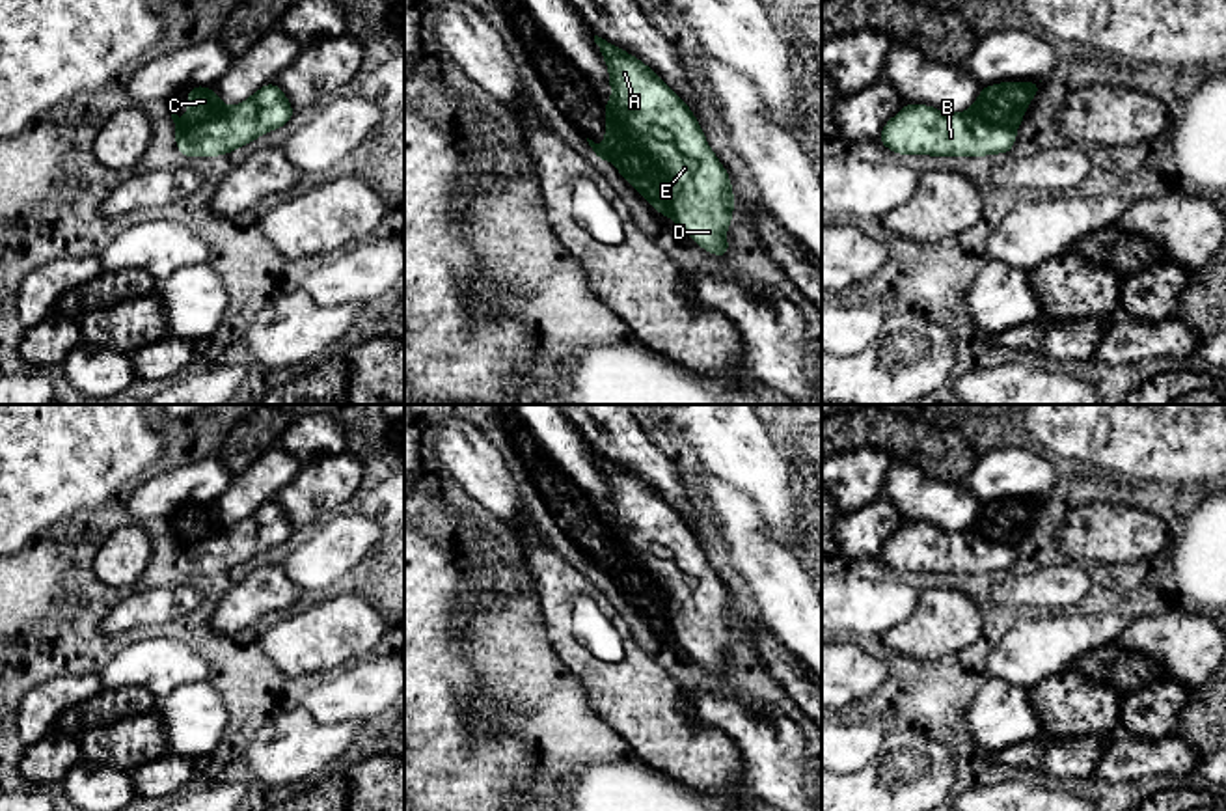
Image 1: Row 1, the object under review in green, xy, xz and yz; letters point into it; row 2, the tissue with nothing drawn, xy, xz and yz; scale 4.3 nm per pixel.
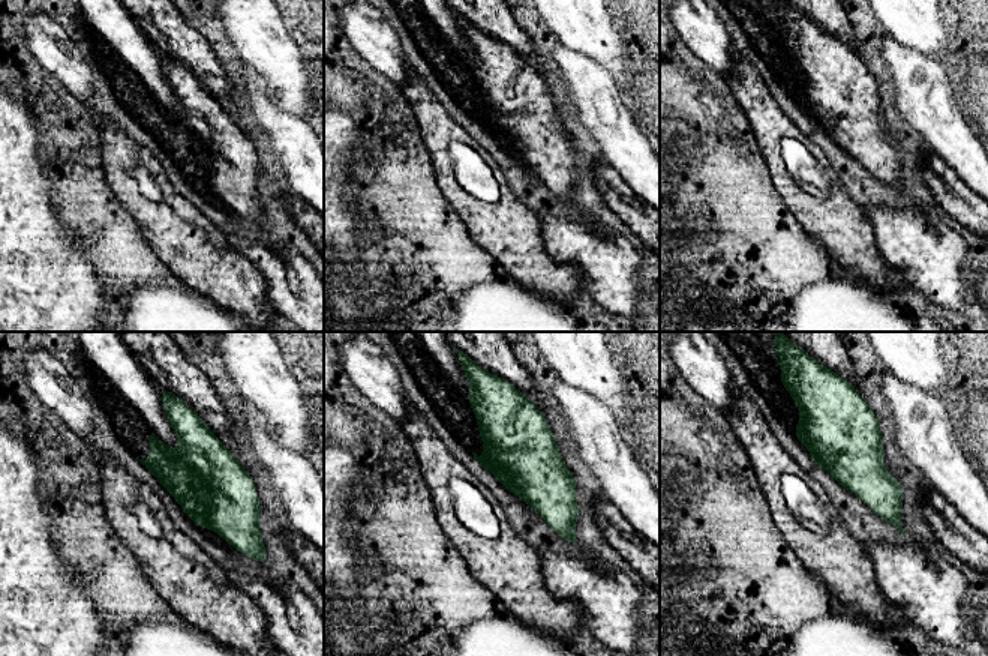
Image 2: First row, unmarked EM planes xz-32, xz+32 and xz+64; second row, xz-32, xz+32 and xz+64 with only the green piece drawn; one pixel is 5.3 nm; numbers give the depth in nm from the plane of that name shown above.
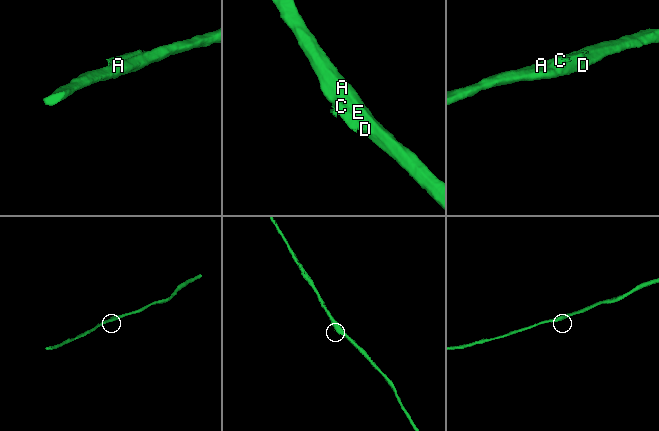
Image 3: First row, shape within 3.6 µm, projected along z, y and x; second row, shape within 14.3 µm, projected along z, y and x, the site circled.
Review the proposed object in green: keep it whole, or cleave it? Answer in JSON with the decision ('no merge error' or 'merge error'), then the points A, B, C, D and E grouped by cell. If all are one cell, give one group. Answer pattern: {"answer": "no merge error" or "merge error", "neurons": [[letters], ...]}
{"answer": "merge error", "neurons": [["A", "B", "D", "E"], ["C"]]}

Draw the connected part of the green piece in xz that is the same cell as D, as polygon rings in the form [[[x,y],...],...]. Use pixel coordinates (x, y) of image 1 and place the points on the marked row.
[[[598,35],[594,43],[609,67],[611,110],[663,173],[678,226],[701,248],[725,259],[732,185],[697,117],[641,60]]]

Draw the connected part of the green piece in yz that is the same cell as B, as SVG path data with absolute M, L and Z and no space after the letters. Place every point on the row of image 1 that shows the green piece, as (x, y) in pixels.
M904 104L878 140L902 157L984 157L1012 151L1015 138L1015 131L967 112L947 114L926 104Z

